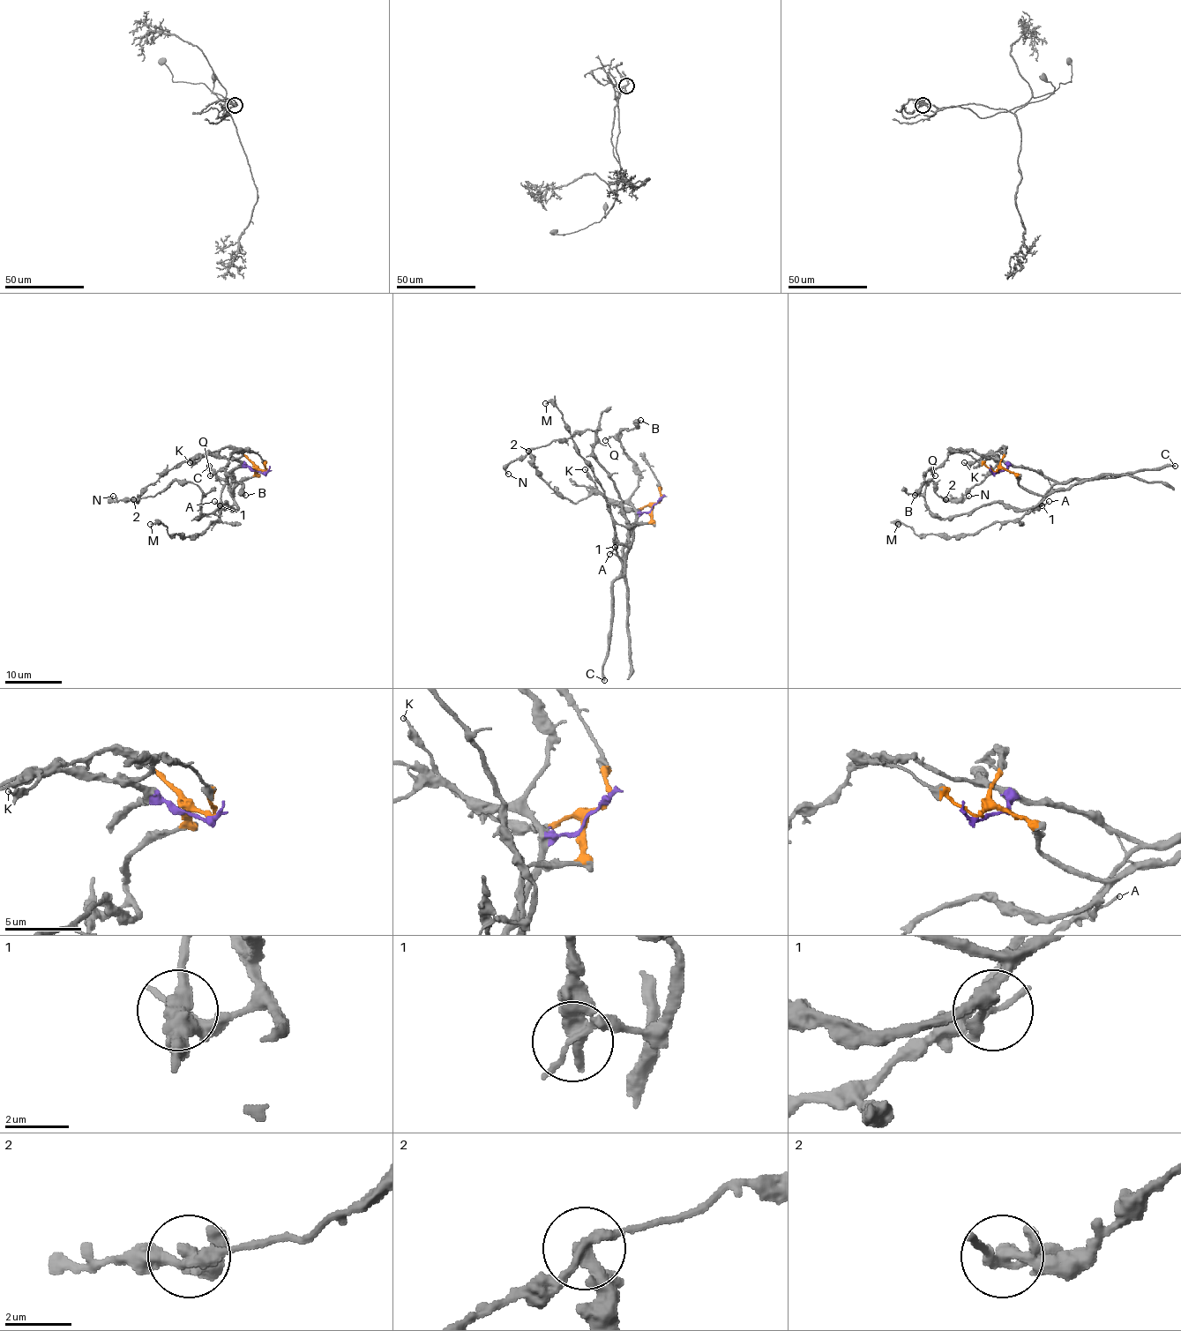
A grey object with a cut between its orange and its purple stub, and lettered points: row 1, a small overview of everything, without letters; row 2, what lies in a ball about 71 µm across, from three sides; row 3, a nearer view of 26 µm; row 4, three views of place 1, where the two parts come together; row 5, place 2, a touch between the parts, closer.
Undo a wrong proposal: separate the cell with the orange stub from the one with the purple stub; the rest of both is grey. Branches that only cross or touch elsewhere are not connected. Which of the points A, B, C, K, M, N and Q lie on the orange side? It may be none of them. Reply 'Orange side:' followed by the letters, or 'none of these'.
Orange side: A, N

